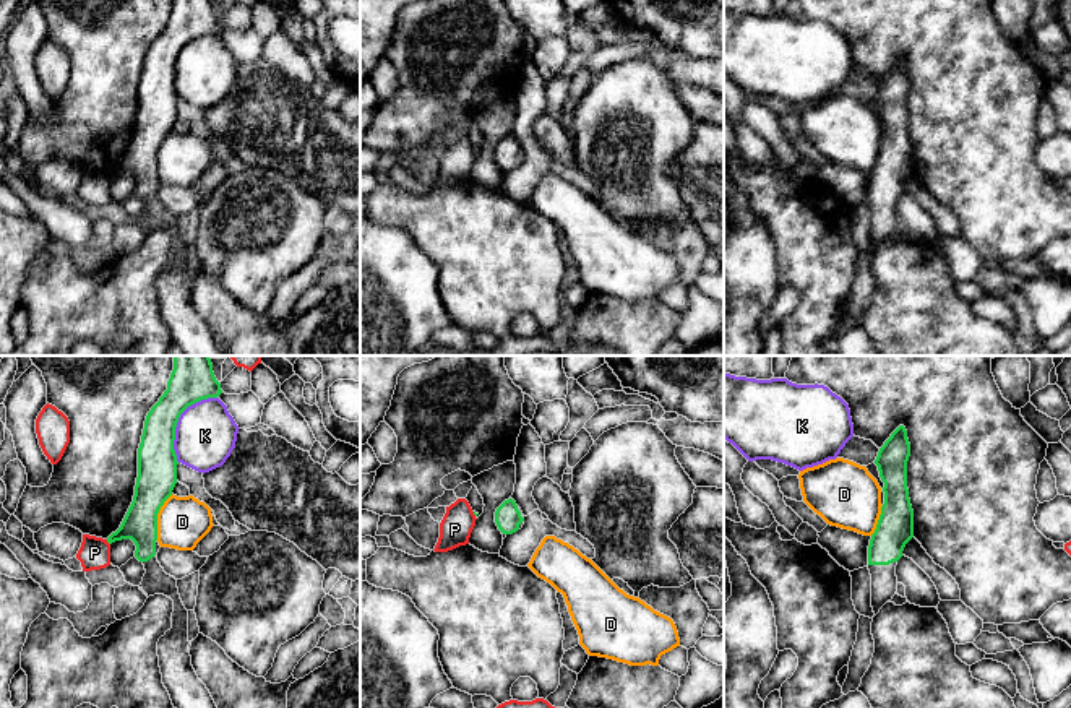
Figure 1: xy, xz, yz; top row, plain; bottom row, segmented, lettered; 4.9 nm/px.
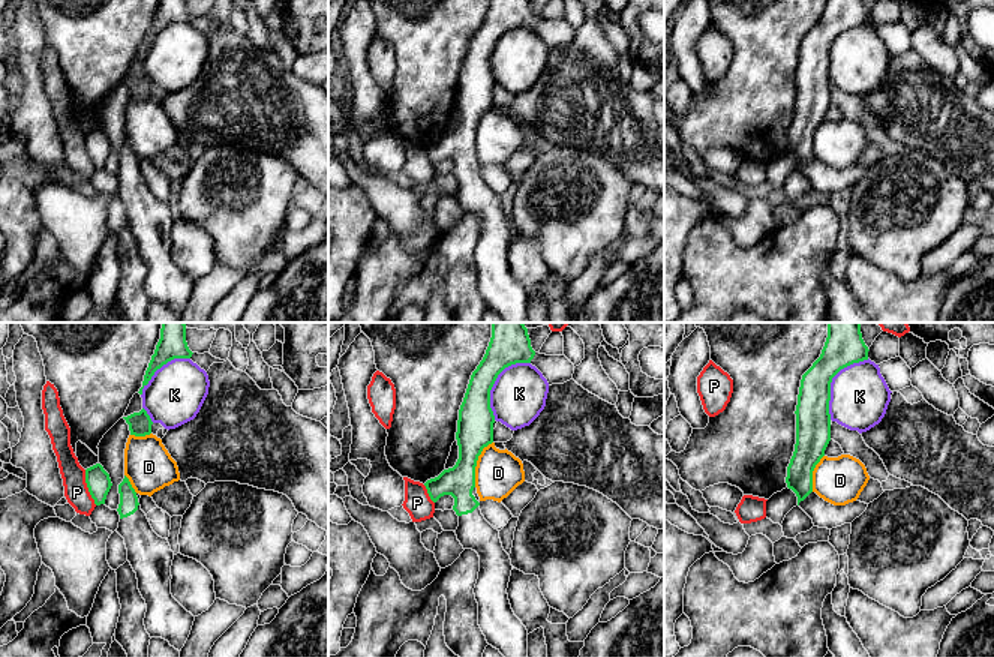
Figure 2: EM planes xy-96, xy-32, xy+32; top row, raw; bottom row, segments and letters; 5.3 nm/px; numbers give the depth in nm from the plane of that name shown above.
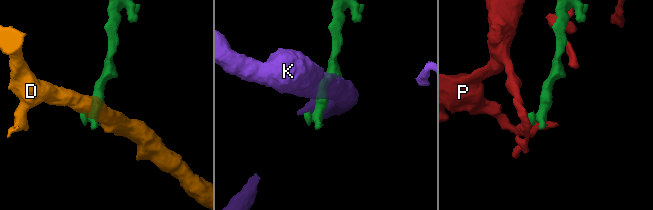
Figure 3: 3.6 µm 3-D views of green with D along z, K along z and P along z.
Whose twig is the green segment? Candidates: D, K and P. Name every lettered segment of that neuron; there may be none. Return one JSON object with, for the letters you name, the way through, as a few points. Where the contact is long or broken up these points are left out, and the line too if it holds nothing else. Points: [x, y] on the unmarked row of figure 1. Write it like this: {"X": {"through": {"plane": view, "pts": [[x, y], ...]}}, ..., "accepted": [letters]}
{"accepted": []}

